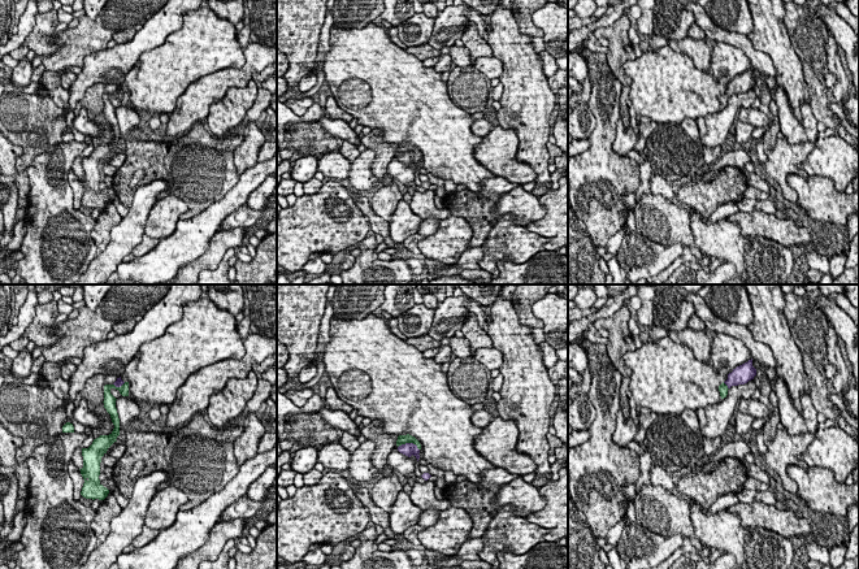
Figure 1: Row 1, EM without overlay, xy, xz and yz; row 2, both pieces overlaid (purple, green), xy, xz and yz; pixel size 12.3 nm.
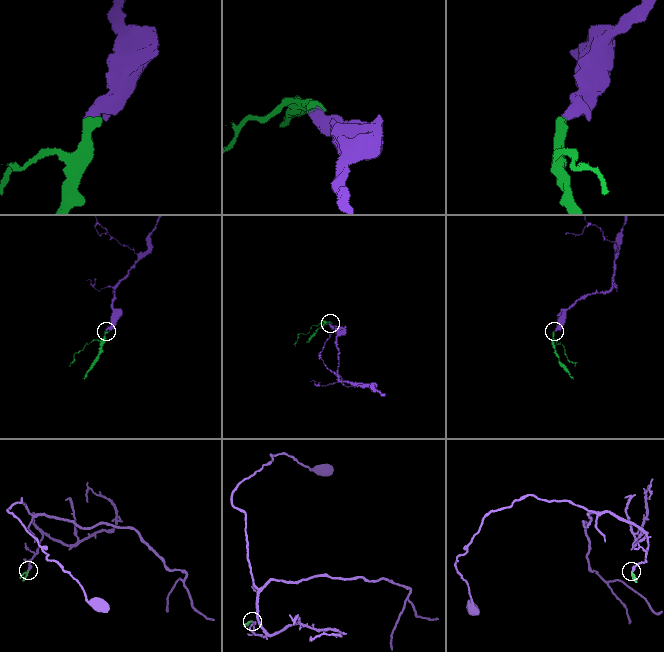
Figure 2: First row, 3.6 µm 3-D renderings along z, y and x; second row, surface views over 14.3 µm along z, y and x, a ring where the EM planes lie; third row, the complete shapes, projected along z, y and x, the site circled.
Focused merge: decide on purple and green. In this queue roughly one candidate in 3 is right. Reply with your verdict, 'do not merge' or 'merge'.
merge

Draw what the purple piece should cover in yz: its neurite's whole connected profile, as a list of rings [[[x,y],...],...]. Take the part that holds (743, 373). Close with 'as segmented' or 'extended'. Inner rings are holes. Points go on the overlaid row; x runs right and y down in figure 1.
[[[752,359],[733,369],[733,372],[728,374],[728,379],[719,386],[721,399],[726,398],[728,390],[732,386],[745,385],[754,379],[755,375],[756,369],[752,366]]]; extended

